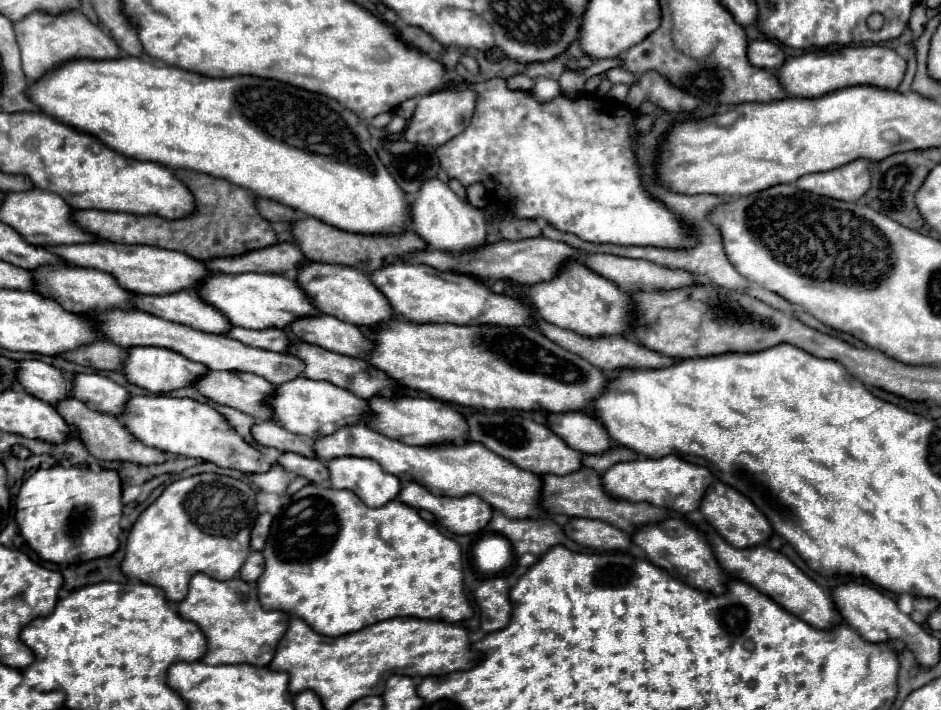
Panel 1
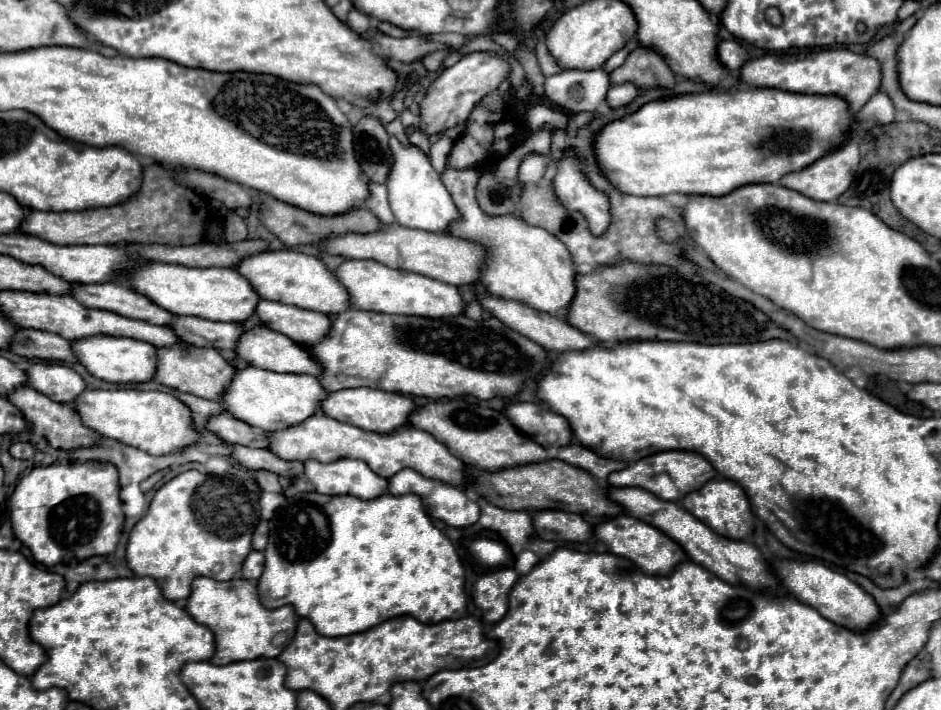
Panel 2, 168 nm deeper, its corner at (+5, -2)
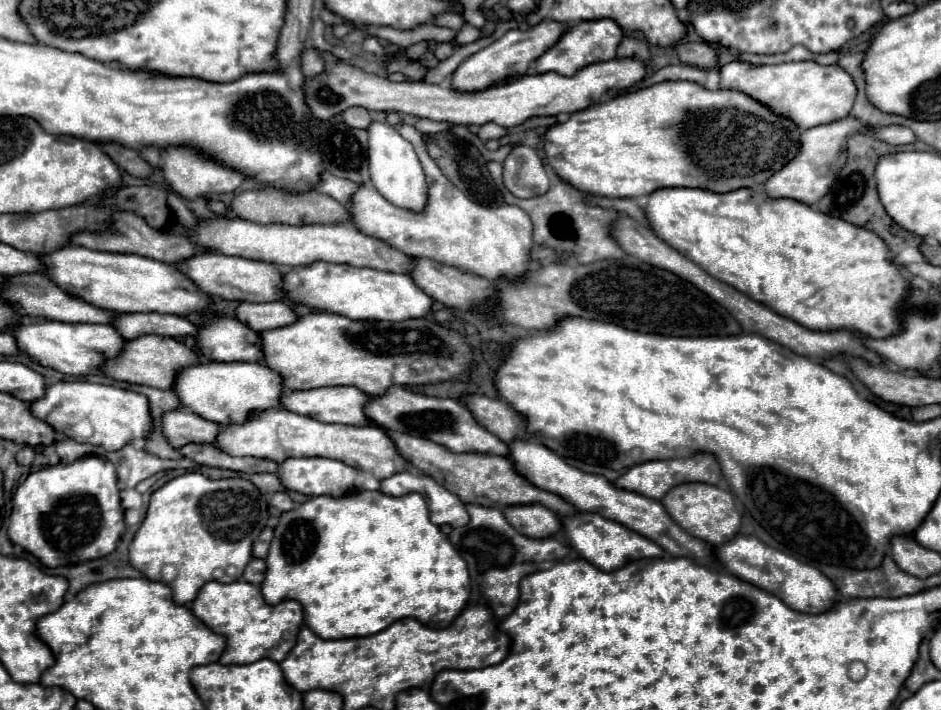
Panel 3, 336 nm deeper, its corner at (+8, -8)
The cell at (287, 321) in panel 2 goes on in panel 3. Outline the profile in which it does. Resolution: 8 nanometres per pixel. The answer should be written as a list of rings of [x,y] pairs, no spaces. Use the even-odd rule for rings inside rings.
[[[241,302],[237,308],[237,318],[255,332],[283,328],[285,324],[293,324],[299,320],[297,312],[287,302],[267,302],[267,304]]]

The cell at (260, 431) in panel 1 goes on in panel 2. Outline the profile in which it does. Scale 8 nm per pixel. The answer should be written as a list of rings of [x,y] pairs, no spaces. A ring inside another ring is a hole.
[[[228,412],[210,416],[206,420],[206,428],[230,444],[240,444],[240,446],[250,446],[250,448],[266,448],[268,446],[268,436],[270,436],[268,432],[256,430],[254,426],[248,426],[246,422],[236,420]]]

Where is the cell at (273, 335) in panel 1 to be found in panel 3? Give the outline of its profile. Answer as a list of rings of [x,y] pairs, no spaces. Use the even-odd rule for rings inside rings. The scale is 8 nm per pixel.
[[[119,314],[119,320],[113,324],[127,340],[135,340],[139,336],[155,334],[155,336],[197,336],[199,328],[181,318],[181,316],[169,316],[169,314]]]

